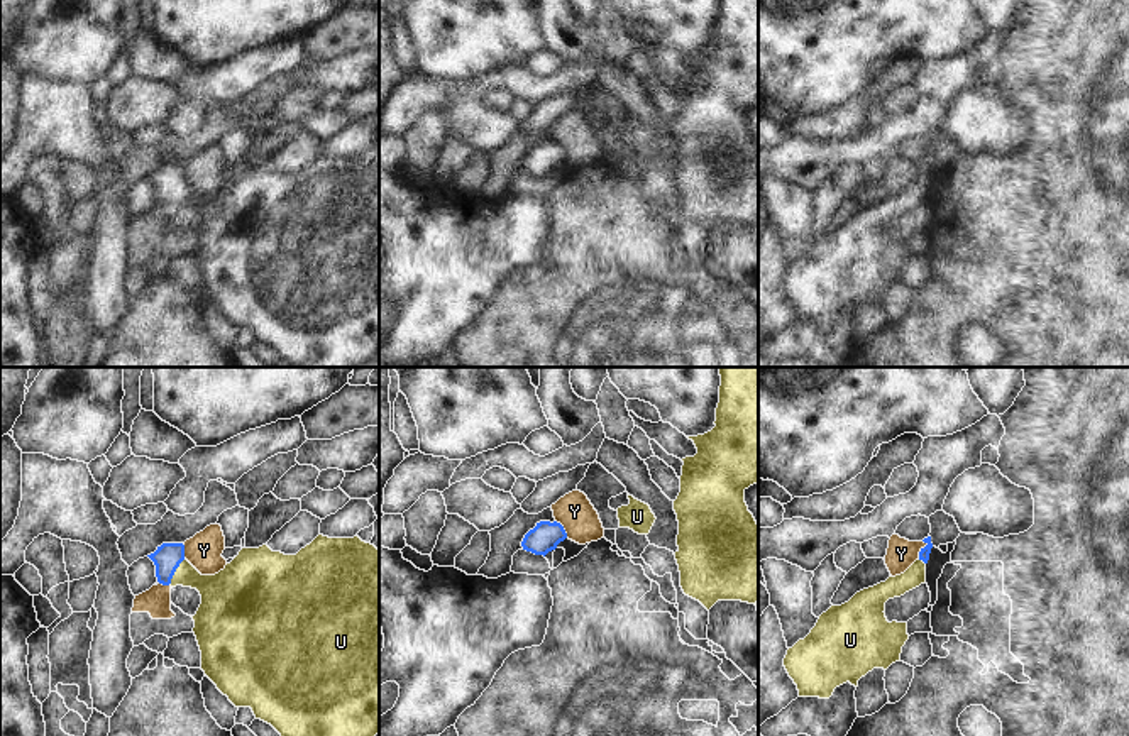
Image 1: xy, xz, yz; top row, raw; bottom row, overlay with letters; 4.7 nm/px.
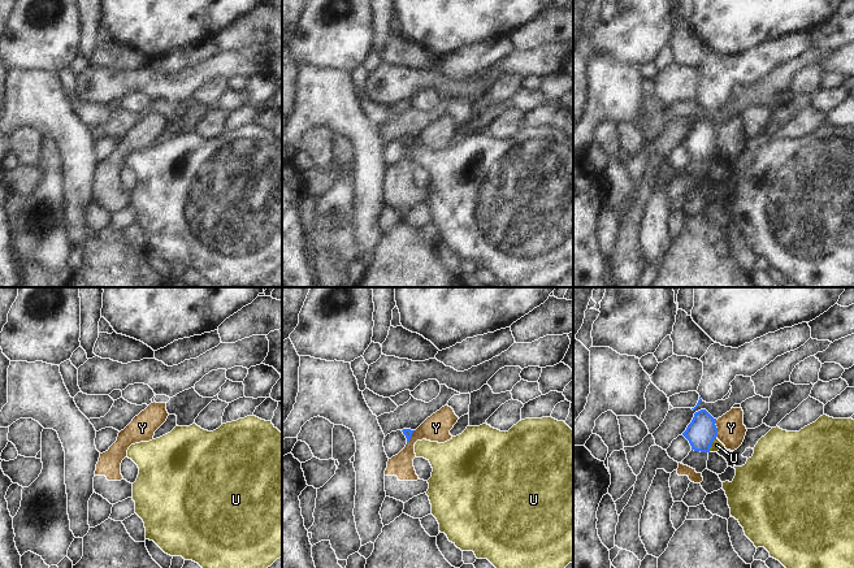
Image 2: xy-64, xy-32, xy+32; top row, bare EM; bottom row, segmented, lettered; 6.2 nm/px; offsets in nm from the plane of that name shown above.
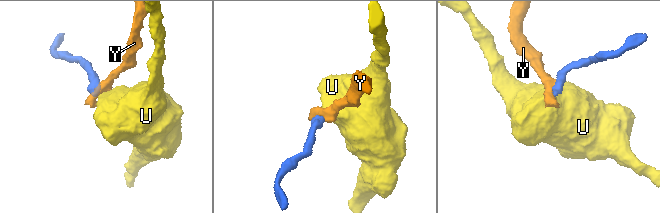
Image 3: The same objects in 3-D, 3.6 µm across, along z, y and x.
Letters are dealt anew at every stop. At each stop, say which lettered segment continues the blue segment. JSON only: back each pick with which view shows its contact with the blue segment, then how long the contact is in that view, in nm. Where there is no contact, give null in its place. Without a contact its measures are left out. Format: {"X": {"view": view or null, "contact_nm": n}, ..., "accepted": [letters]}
{"U": {"view": "xy", "contact_nm": 150}, "accepted": ["U"]}

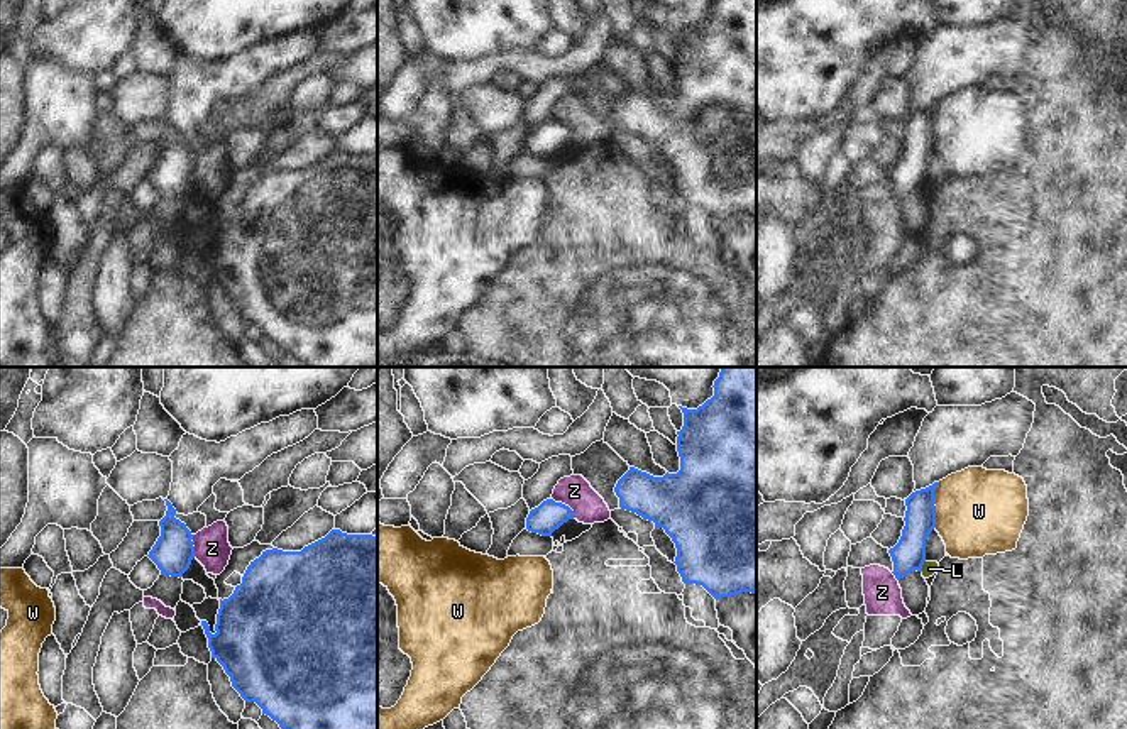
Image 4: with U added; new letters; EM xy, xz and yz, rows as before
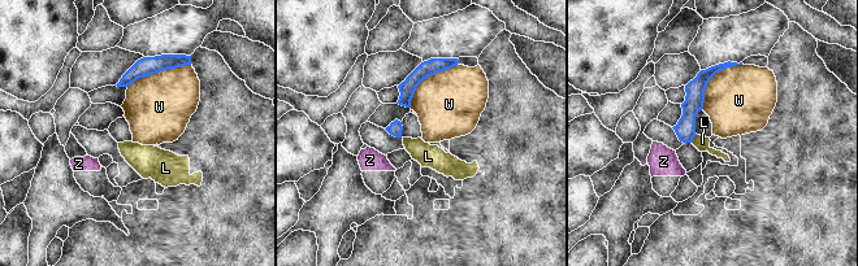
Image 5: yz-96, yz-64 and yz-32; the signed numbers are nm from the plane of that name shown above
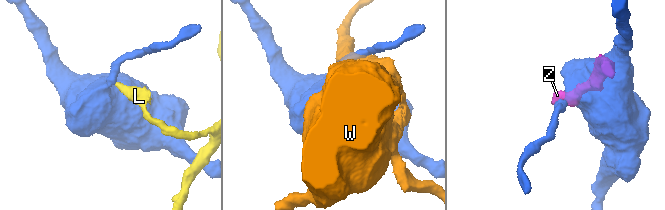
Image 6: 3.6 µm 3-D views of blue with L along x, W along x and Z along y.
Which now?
{"accepted": []}

